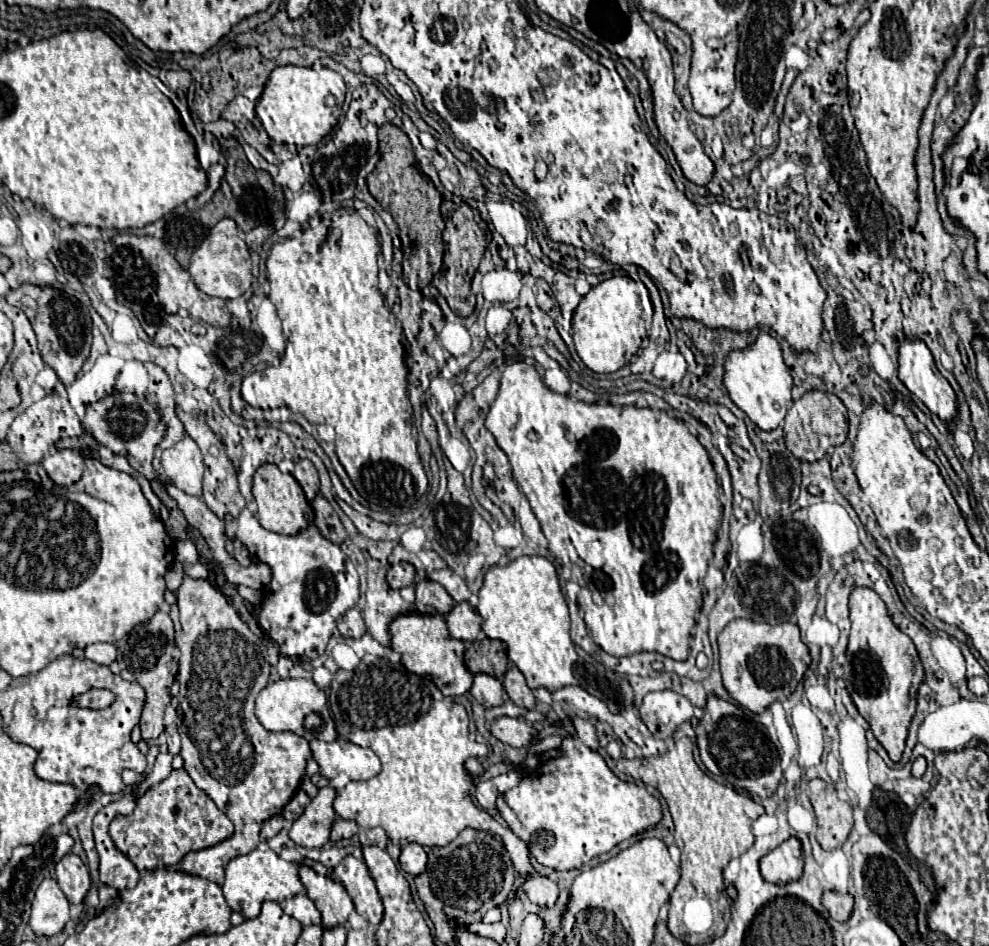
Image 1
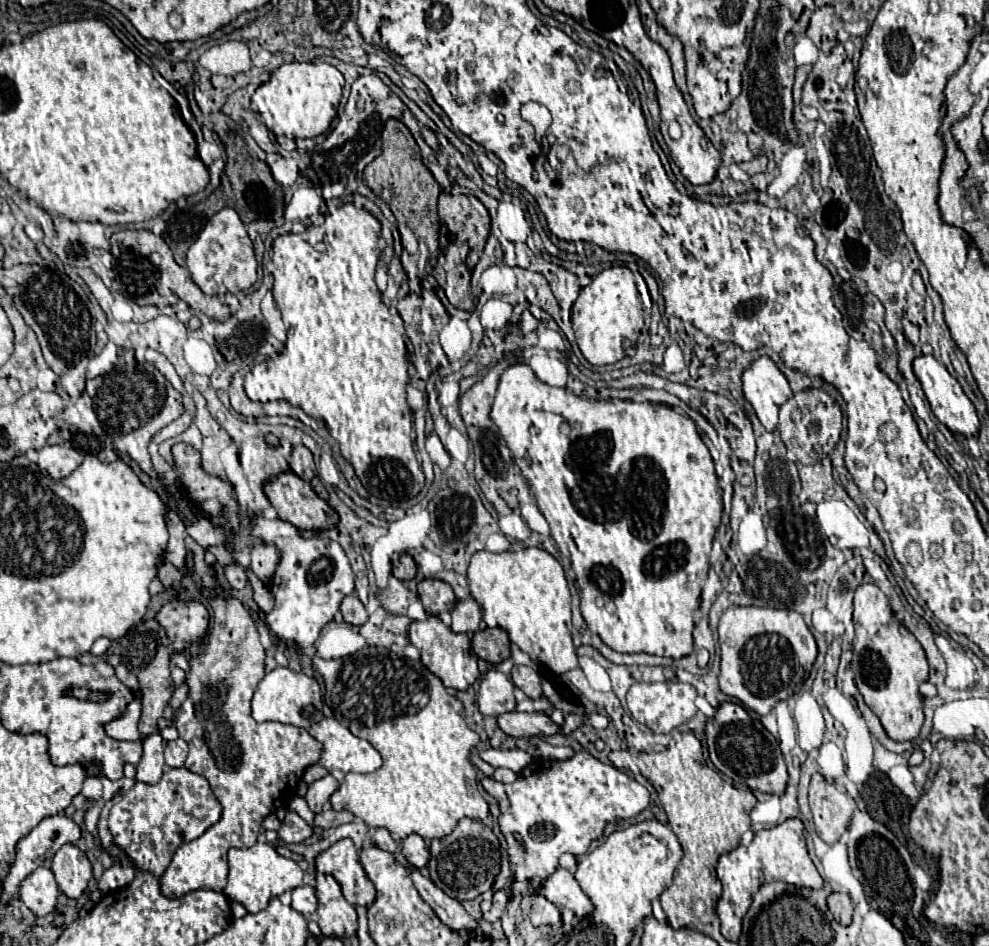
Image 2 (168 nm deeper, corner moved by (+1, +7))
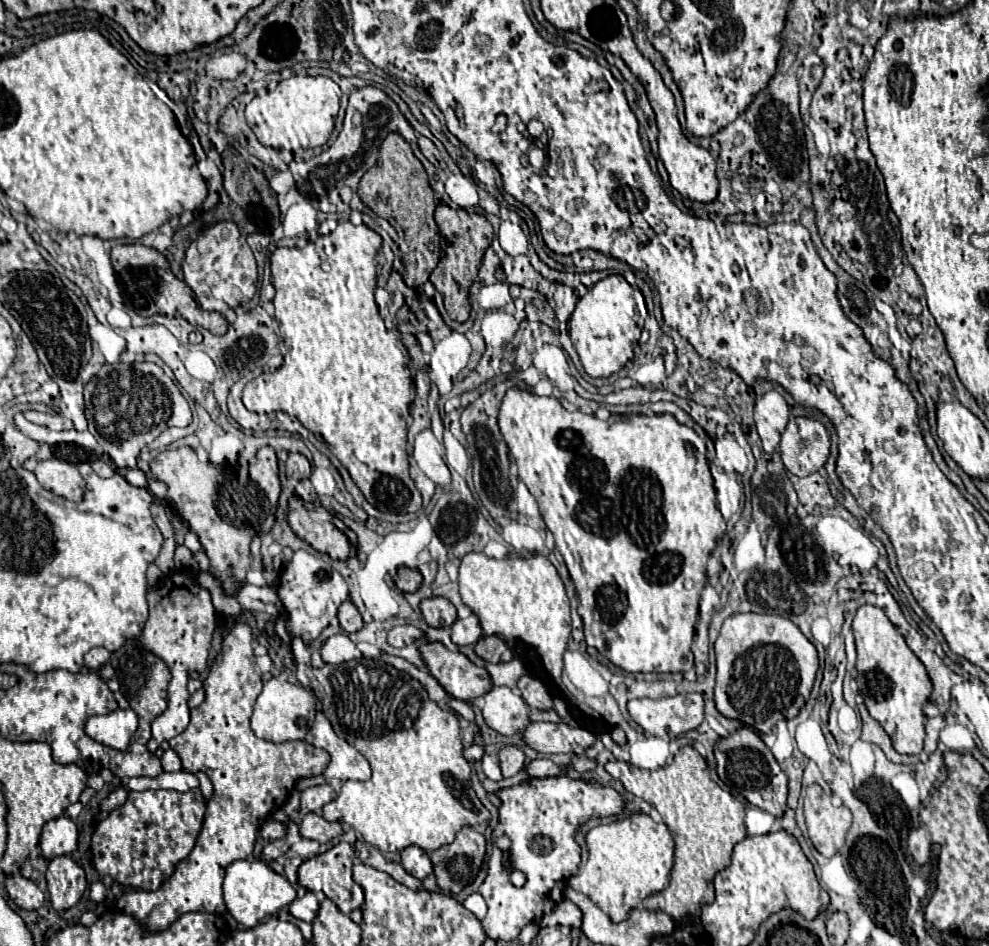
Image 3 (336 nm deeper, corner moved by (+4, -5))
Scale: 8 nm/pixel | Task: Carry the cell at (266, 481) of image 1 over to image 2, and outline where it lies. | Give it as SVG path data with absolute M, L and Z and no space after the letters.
M285 472L281 474L277 480L265 484L265 494L267 498L271 500L271 504L277 508L277 514L281 520L285 522L291 522L295 528L299 530L313 530L313 532L319 532L319 530L329 530L337 524L339 516L337 512L325 502L321 500L315 490L311 488L309 482L301 480L297 474L293 472Z

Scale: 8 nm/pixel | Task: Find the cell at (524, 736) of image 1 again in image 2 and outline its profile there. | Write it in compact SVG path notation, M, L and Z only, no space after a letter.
M507 712L497 718L499 728L513 736L513 738L529 738L529 736L553 736L561 732L561 726L557 726L551 716L543 712Z

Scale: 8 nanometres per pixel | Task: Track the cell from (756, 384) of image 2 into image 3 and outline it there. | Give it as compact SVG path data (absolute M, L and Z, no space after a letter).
M768 390L760 398L756 398L754 420L766 452L774 452L778 448L780 436L788 424L788 416L790 408L780 392Z

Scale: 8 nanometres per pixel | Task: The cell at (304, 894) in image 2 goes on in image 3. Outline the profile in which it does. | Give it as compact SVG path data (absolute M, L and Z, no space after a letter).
M306 892L302 898L296 898L296 902L292 902L288 906L288 912L298 920L312 922L316 918L316 912L318 912L318 900L312 892Z

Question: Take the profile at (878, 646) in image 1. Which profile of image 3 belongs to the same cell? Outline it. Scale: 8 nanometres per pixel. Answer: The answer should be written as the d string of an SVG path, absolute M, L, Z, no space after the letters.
M864 604L858 608L852 622L856 638L856 682L858 692L874 720L886 730L892 746L900 754L920 754L924 742L924 712L922 706L932 692L932 682L924 670L924 664L908 650L904 636L888 620L882 608Z

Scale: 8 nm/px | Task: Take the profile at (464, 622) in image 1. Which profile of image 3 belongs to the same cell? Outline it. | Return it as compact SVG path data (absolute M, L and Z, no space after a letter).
M470 614L464 620L456 620L452 624L452 642L456 646L466 646L466 644L476 644L478 638L482 636L482 628L480 628L480 620L476 614Z

